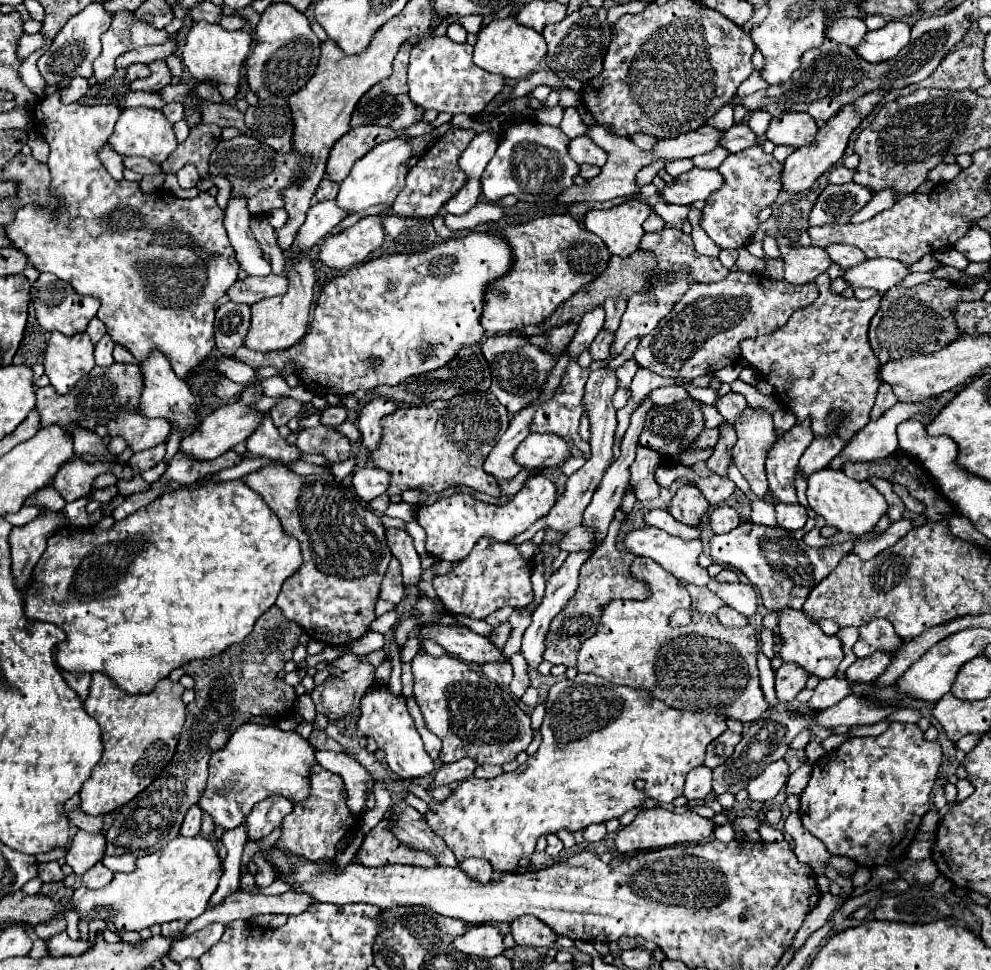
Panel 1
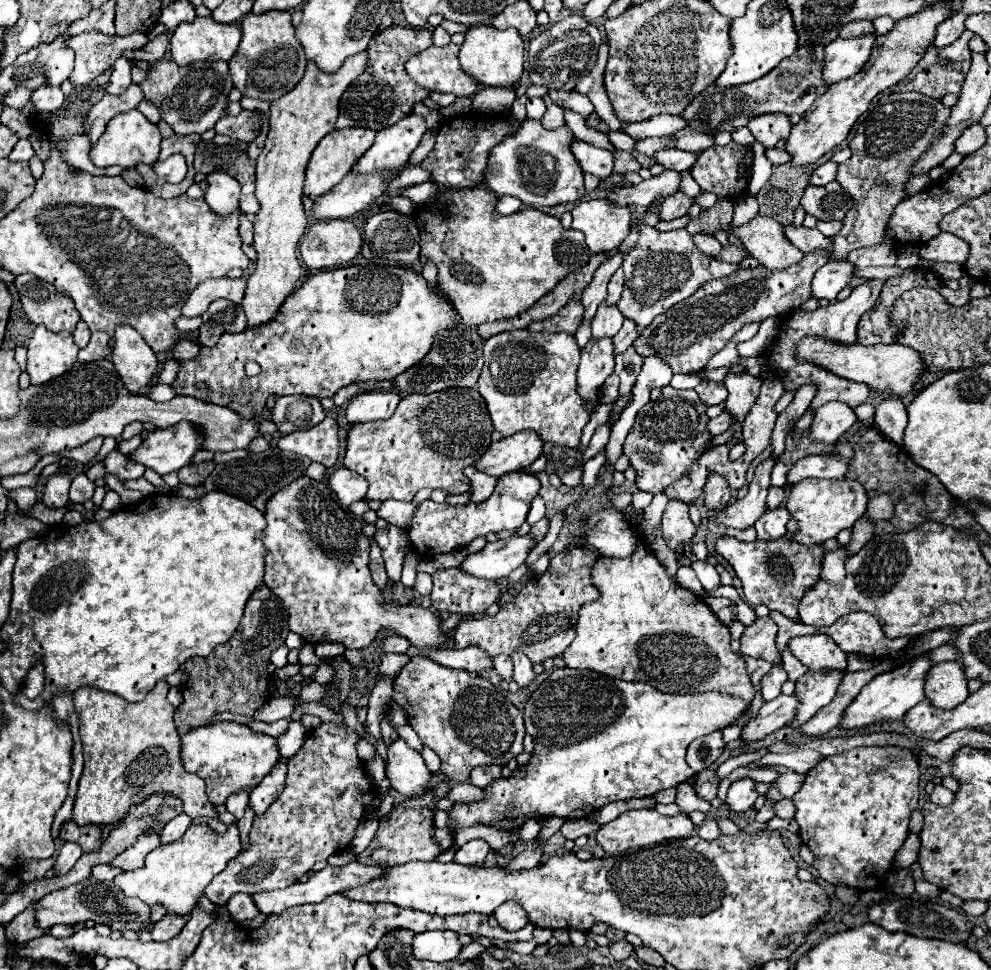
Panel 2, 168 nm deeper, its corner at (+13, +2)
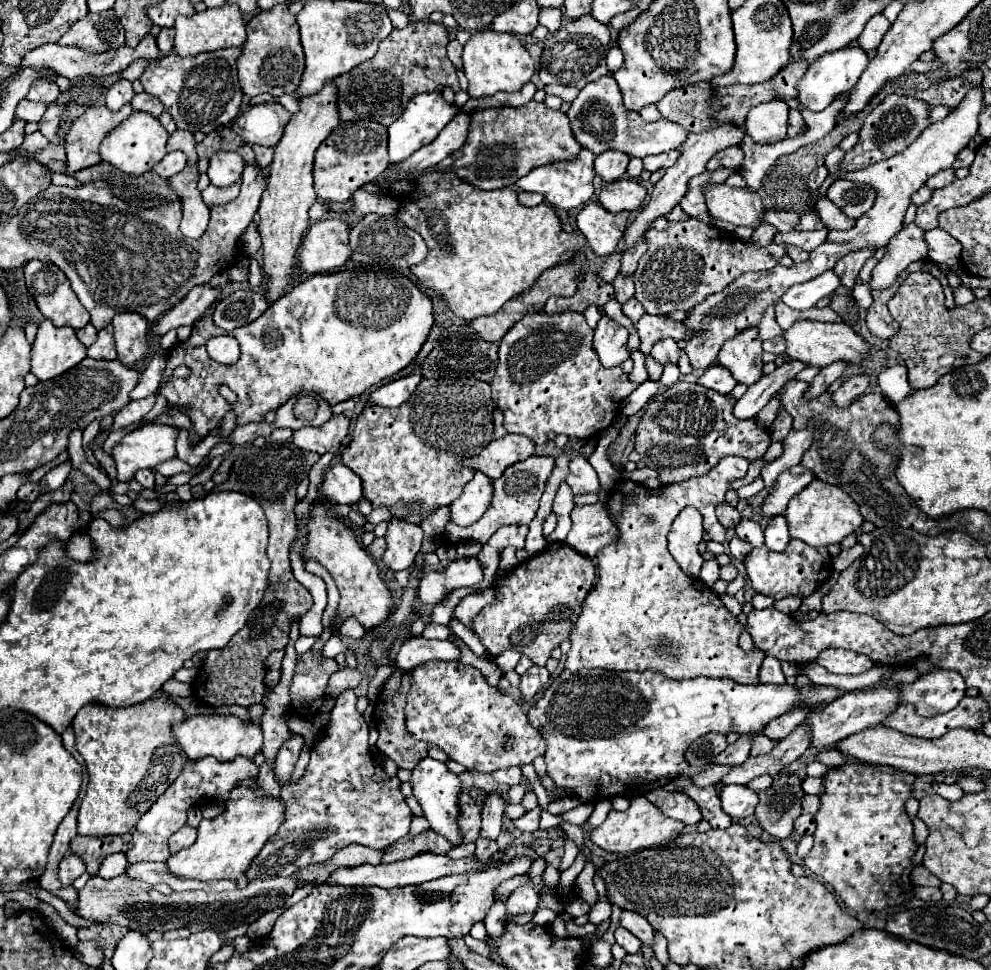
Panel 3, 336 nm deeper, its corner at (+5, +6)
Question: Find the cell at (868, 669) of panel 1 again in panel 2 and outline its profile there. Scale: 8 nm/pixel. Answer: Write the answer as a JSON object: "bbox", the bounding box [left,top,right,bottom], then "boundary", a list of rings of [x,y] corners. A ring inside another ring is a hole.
{"bbox":[788,670,842,726],"boundary":[[[808,670],[804,676],[796,680],[794,696],[800,698],[800,708],[796,708],[796,716],[788,722],[788,726],[802,726],[808,718],[816,714],[818,708],[832,702],[836,688],[842,680],[842,672],[812,672]]]}

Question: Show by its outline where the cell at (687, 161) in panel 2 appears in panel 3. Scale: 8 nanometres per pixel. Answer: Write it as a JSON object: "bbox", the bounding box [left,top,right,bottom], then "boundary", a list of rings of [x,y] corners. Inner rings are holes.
{"bbox":[644,150,680,172],"boundary":[[[670,150],[670,152],[664,152],[664,154],[652,154],[652,156],[646,156],[644,158],[644,170],[648,172],[654,172],[658,168],[670,168],[676,160],[680,158],[680,152],[678,150]]]}

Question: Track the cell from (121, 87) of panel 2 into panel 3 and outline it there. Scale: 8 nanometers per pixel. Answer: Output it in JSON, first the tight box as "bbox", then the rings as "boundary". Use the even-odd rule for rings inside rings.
{"bbox":[106,78,134,110],"boundary":[[[120,78],[118,82],[114,82],[108,90],[108,96],[106,96],[106,106],[110,110],[120,110],[126,102],[130,102],[134,96],[134,90],[132,90],[132,82],[126,80],[126,78]]]}

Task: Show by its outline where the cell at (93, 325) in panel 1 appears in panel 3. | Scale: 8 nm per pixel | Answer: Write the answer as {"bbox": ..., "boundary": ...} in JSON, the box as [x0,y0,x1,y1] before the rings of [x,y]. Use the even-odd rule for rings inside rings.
{"bbox":[76,324,96,346],"boundary":[[[86,324],[84,328],[76,330],[76,336],[78,336],[78,340],[80,340],[84,346],[90,346],[90,344],[96,342],[96,328],[94,328],[92,324]]]}

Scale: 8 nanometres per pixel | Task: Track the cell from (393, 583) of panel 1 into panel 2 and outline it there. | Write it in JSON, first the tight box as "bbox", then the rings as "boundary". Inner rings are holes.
{"bbox":[370,542,388,590],"boundary":[[[372,542],[372,546],[370,546],[370,572],[372,572],[376,586],[382,590],[388,584],[388,576],[386,576],[384,562],[382,562],[382,556],[380,556],[380,548],[378,548],[376,542]]]}

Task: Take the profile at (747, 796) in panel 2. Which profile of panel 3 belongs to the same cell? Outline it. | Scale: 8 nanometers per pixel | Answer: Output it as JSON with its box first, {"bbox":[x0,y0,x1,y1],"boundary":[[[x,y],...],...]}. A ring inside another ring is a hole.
{"bbox":[720,784,758,818],"boundary":[[[742,784],[724,786],[720,792],[720,800],[722,800],[722,810],[732,818],[752,816],[754,808],[758,806],[758,794]]]}

